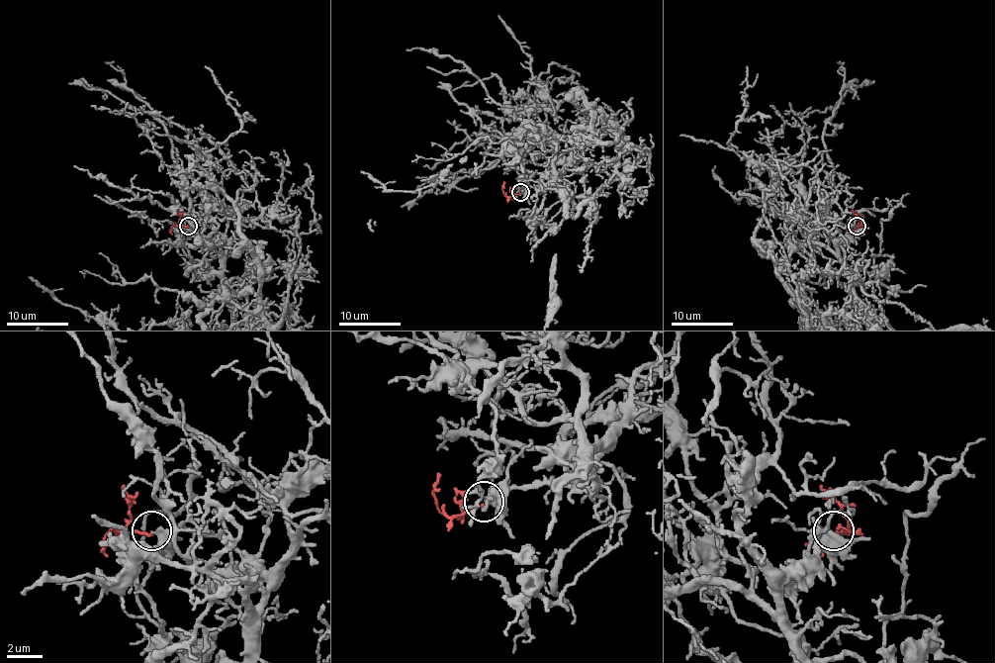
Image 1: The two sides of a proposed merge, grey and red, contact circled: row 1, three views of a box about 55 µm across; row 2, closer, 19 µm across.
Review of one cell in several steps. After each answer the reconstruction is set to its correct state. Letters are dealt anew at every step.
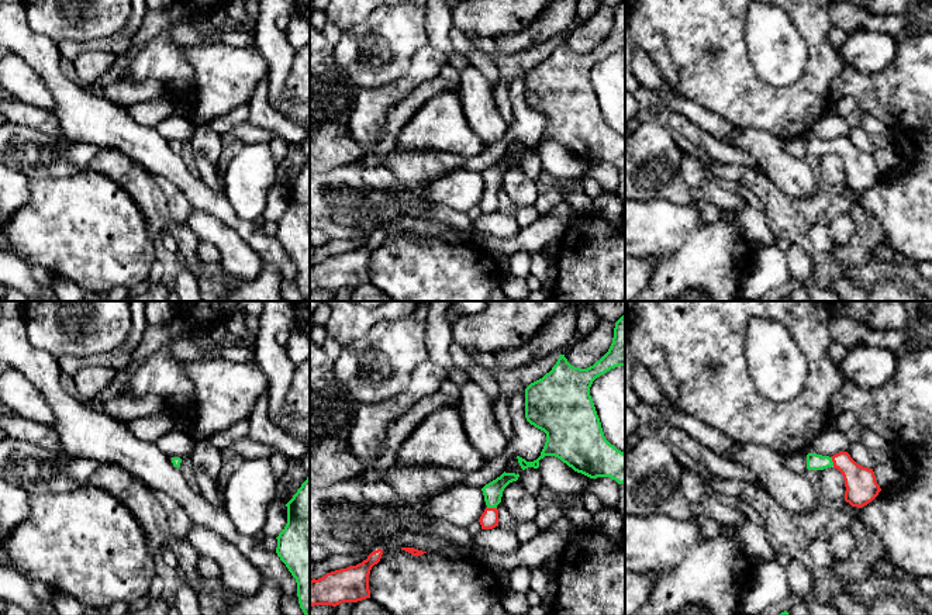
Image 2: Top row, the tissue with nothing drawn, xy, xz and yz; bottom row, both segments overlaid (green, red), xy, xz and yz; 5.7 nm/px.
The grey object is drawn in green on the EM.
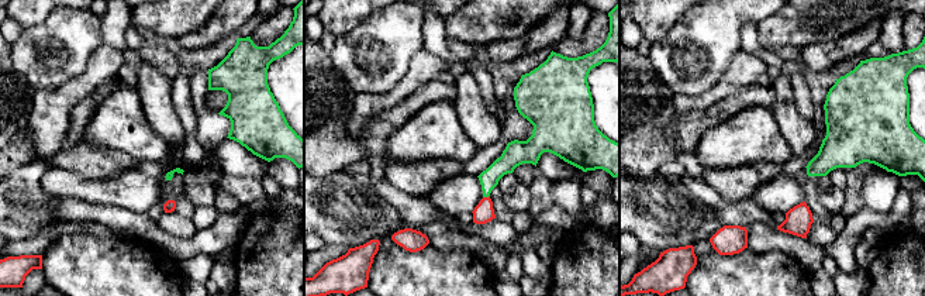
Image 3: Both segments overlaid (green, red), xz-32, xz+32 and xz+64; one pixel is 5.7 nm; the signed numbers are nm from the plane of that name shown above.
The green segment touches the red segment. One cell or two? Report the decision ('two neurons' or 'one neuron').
one neuron

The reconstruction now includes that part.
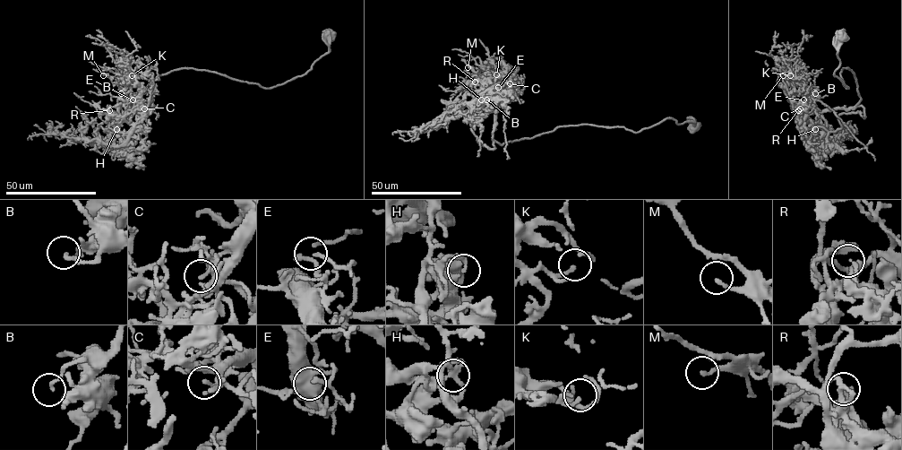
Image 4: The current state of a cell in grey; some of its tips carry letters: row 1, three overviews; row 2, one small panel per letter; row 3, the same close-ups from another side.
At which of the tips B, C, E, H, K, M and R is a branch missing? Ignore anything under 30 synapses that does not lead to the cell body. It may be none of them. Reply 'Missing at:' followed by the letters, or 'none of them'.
Missing at: none of them

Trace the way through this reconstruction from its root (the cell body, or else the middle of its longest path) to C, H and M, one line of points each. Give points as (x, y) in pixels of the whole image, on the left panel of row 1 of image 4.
C: (330, 38), (329, 50), (311, 69), (271, 88), (193, 68), (158, 75), (127, 107), (139, 114), (144, 108)
H: (330, 38), (311, 69), (271, 88), (193, 68), (158, 75), (127, 107), (138, 119), (116, 129)
M: (330, 38), (311, 69), (271, 88), (177, 69), (157, 76), (127, 107), (133, 111), (130, 83), (103, 75)

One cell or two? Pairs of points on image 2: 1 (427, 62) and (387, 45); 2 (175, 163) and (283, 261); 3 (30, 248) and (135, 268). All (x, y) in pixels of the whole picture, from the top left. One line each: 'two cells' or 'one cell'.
1: two cells
2: one cell
3: one cell

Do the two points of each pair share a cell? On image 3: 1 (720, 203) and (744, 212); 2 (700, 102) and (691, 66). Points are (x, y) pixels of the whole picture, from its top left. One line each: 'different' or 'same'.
1: same
2: different

